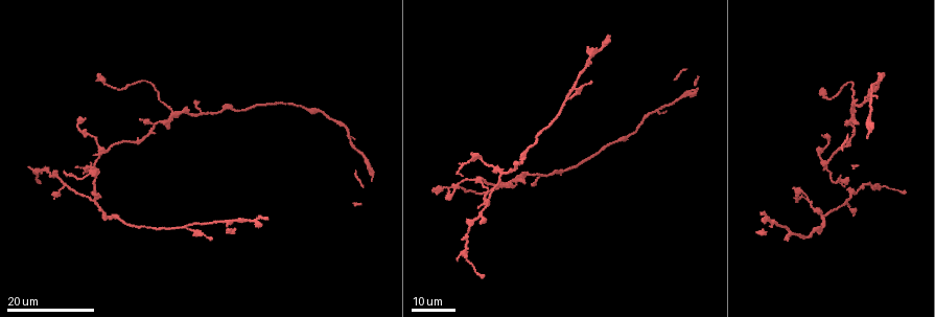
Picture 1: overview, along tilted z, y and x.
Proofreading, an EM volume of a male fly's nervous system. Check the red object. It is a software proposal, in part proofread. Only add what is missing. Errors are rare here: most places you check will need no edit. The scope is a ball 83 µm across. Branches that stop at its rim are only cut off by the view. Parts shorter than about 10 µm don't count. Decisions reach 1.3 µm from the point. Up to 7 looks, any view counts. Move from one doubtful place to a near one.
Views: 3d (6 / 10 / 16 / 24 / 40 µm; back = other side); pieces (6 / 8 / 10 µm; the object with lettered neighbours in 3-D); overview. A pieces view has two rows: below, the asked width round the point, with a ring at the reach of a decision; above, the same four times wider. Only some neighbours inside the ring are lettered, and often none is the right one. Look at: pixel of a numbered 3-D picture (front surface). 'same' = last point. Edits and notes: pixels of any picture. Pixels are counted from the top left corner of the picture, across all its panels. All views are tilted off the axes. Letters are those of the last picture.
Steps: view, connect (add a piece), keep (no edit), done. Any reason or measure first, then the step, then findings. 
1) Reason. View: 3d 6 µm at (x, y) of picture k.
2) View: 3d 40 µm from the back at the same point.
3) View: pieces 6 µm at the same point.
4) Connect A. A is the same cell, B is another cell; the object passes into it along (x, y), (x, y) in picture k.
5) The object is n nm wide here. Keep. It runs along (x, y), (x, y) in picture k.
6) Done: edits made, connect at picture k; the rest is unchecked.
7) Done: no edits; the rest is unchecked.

Branch stops here. View: 3d 16 µm at (787, 242) of picture 1.

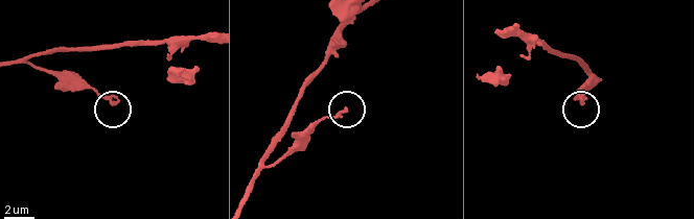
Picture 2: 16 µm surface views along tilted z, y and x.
View: pieces 6 µm at (346, 108) of picture 2.

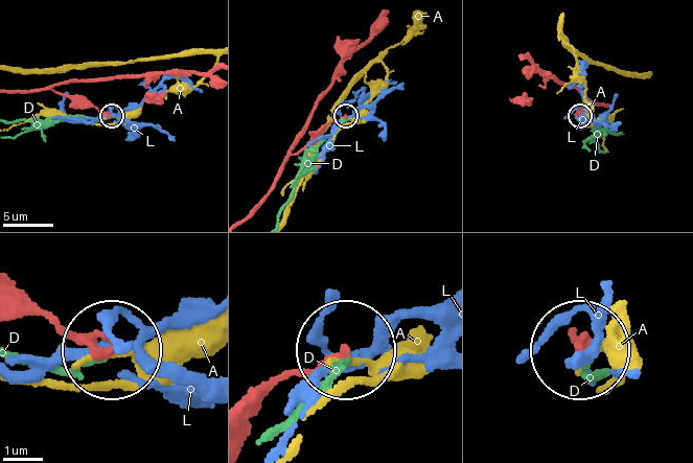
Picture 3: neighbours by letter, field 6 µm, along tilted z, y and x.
Keep. A, D and L are other cells; it runs along (247, 214), (264, 197), (289, 157), (344, 117) in picture 3; no lettered piece goes on from it.

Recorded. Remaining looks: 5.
An open end. View: 3d 16 µm at (196, 101) of picture 1.

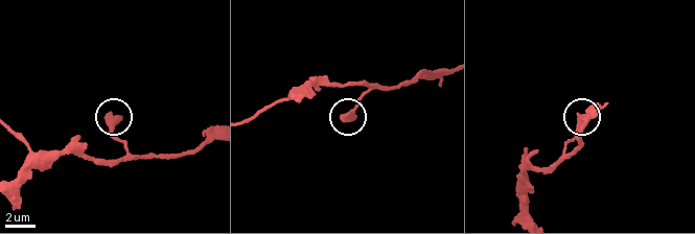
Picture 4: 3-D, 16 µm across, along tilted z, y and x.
View: pieces 8 µm at (342, 117) of picture 4.

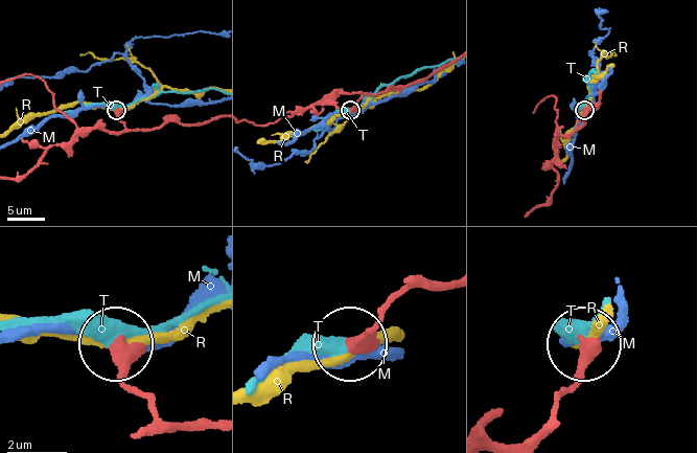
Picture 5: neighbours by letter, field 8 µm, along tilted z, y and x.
Keep. M, R and T are other cells; it runs along (148, 427), (154, 413), (132, 386), (116, 347) in picture 5; none of them fits.

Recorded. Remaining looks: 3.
End of a long branch. View: 3d 16 µm at (824, 87) of picture 1.

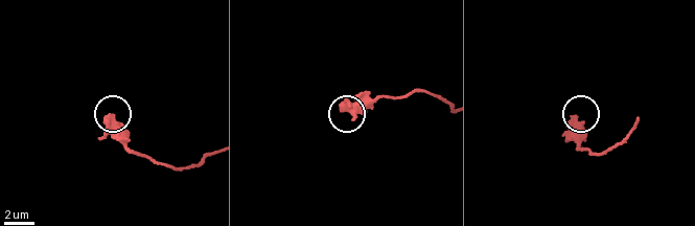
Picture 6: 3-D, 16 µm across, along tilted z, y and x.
View: pieces 10 µm at (342, 108) of picture 6.

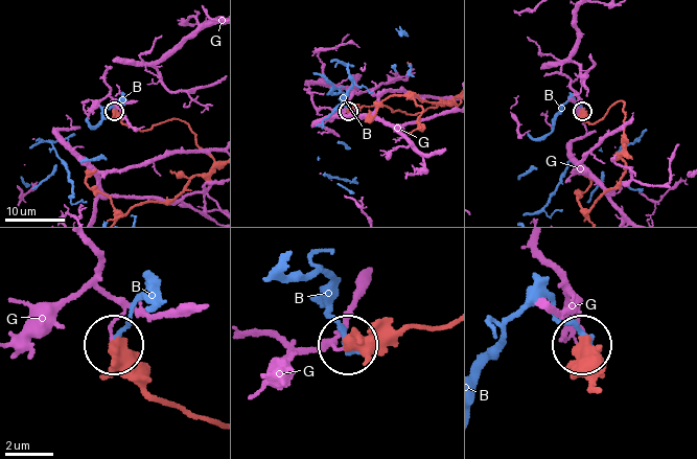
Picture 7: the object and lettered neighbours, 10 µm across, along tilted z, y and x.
Keep. B and G are other cells; none of them fits.

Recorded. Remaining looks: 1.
Done: no edits; the rest is unchecked.

